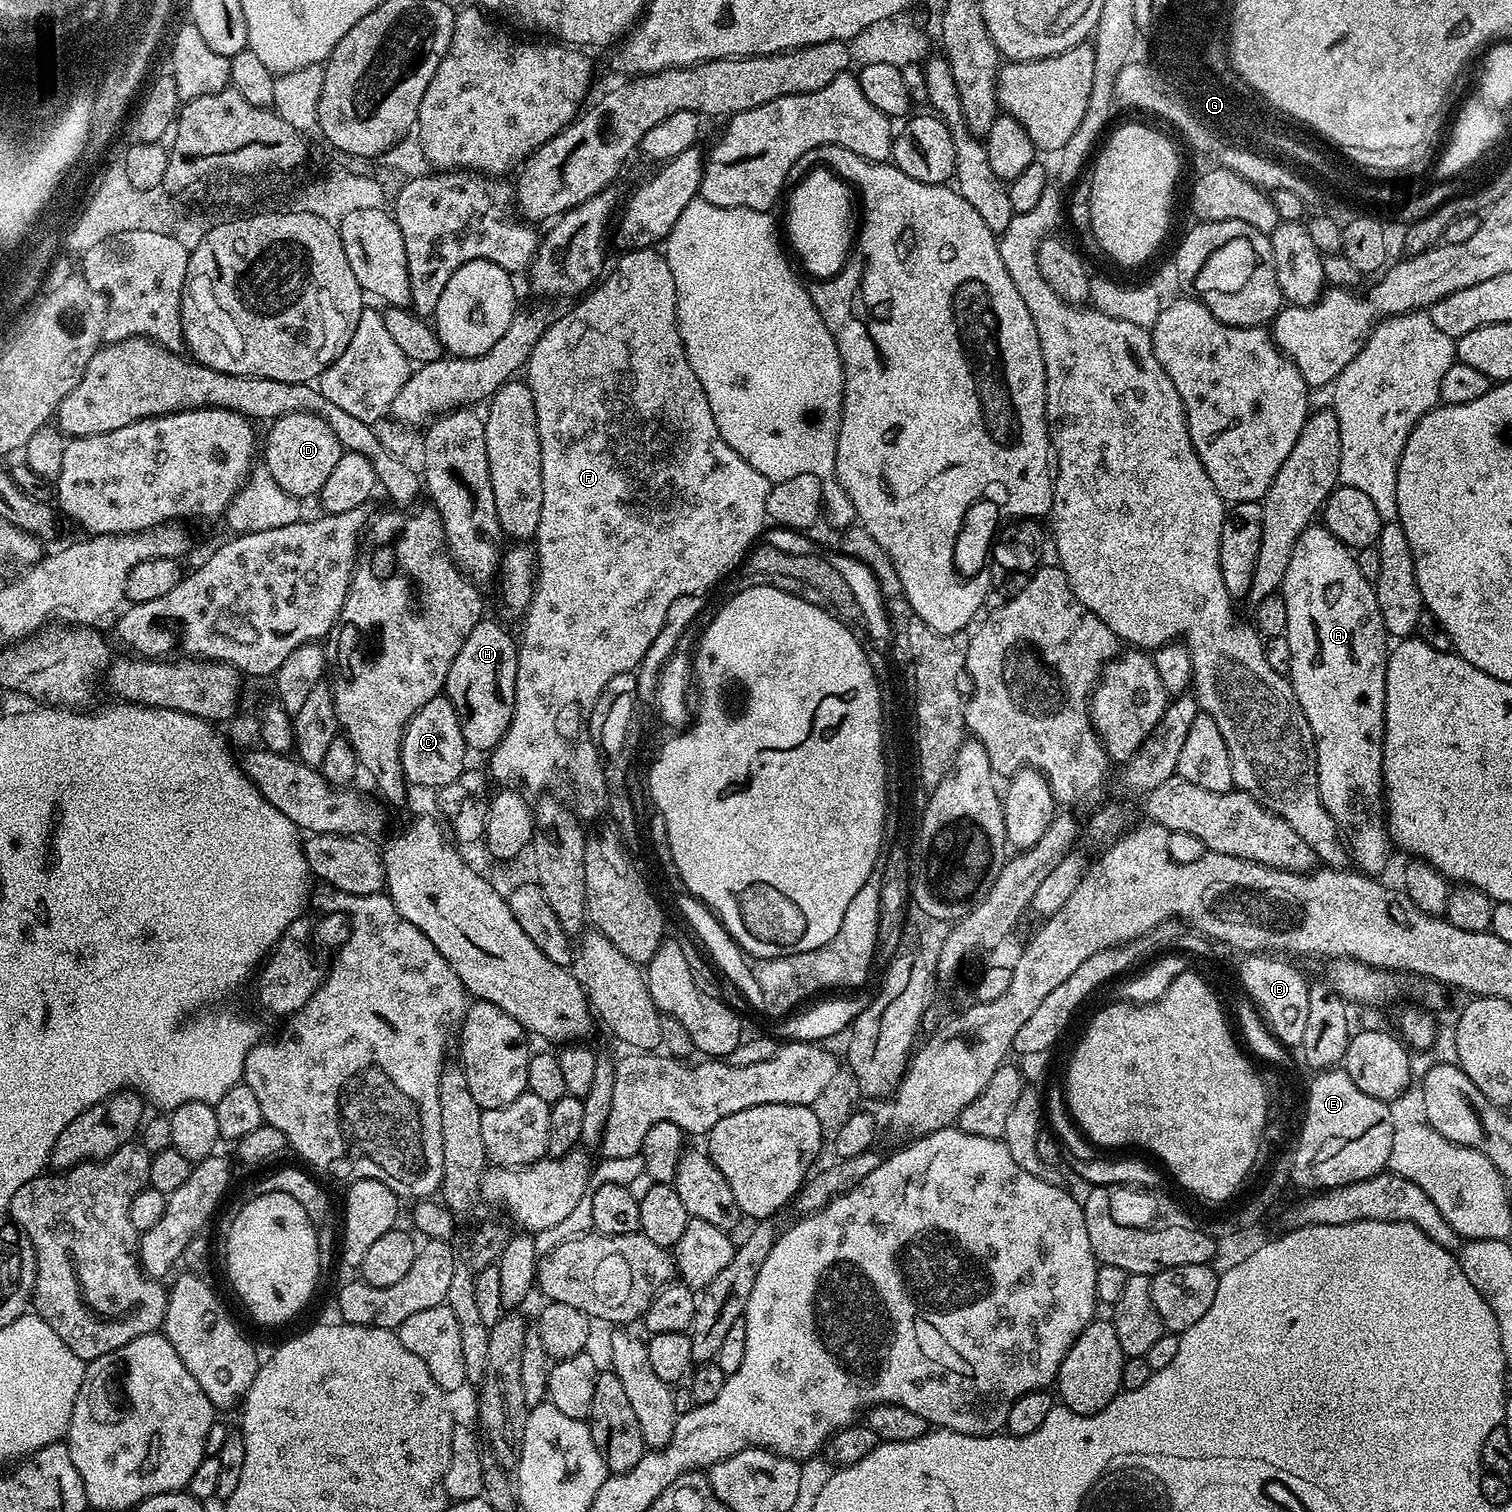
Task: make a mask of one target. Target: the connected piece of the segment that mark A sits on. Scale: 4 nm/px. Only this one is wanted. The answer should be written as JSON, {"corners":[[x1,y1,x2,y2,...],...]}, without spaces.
{"corners":[[1309,526,1290,554,1282,595,1286,602,1286,635,1292,655,1290,679,1313,730,1318,794,1321,795,1322,806,1332,815,1342,833,1351,859,1354,864,1356,862,1355,867,1365,874,1380,874,1376,872,1387,866,1390,849,1384,817,1384,707,1390,637,1384,629,1373,581,1362,578,1353,549,1334,538,1328,528]]}

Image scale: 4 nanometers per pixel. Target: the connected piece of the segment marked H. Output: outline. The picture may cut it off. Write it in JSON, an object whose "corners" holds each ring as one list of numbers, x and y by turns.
{"corners":[[481,618,478,626,460,644,456,657,444,680,443,691,458,714,462,738,469,749,477,748,484,754,491,753,512,721,514,690,516,689,517,641,500,624]]}

